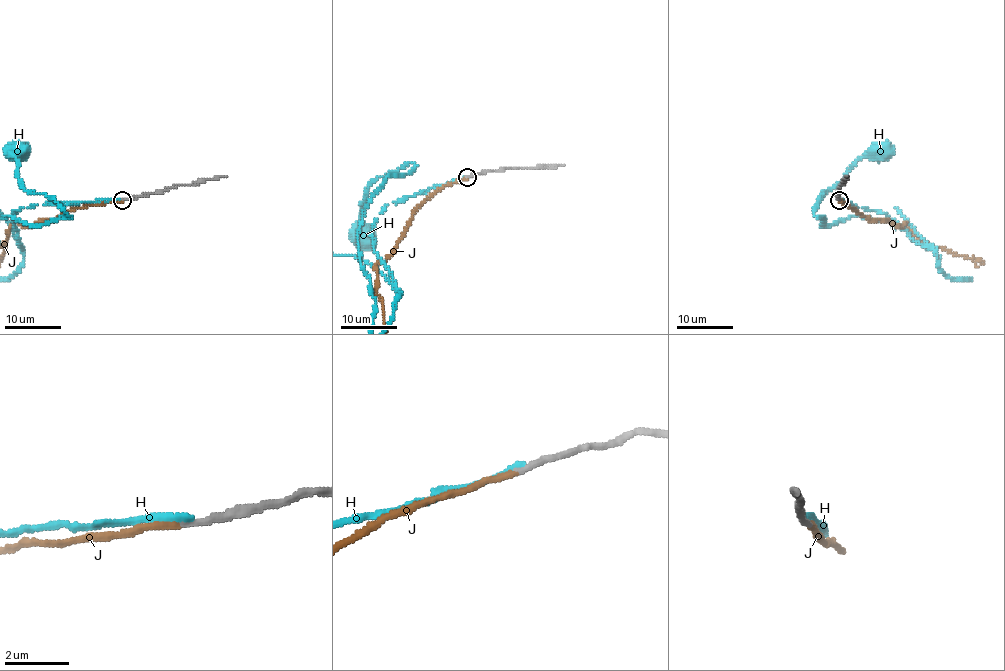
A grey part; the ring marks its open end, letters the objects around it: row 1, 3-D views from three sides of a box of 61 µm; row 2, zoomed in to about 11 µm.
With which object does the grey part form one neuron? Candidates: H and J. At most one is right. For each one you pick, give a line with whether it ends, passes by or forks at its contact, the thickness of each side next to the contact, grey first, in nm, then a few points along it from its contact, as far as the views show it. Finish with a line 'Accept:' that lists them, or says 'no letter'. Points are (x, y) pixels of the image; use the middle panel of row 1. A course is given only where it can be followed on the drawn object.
J: it ends there; 200 nm thick on the grey side, 190 nm on the other
Accept: J

